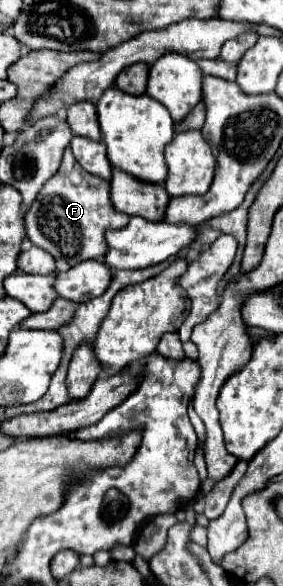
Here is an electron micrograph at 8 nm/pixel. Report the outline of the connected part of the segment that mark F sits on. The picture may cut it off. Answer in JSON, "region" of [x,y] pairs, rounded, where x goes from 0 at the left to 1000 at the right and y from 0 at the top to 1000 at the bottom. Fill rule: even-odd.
{"region":[[[237,251],[208,292],[152,316],[131,343],[95,360],[88,391],[117,418],[152,422],[194,442],[272,452],[300,442],[357,442],[371,435],[371,391],[442,387],[449,377],[456,367],[413,360],[385,343],[385,312],[307,295]]]}

